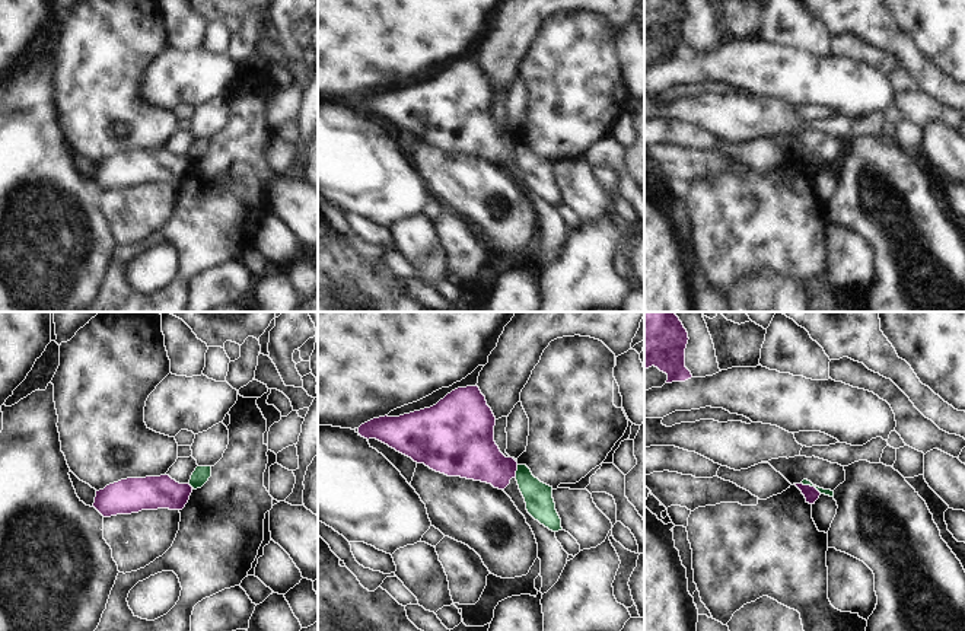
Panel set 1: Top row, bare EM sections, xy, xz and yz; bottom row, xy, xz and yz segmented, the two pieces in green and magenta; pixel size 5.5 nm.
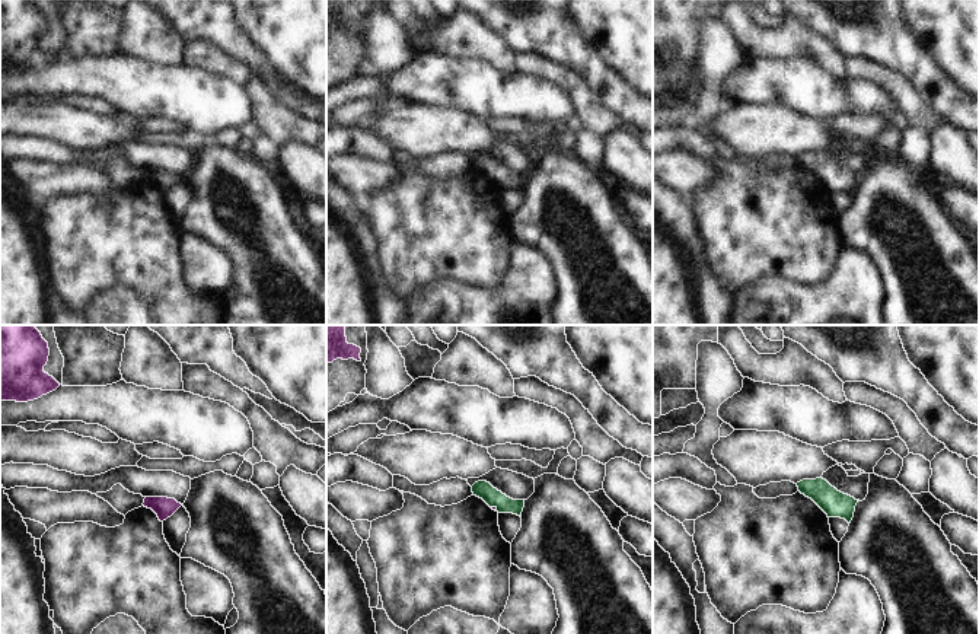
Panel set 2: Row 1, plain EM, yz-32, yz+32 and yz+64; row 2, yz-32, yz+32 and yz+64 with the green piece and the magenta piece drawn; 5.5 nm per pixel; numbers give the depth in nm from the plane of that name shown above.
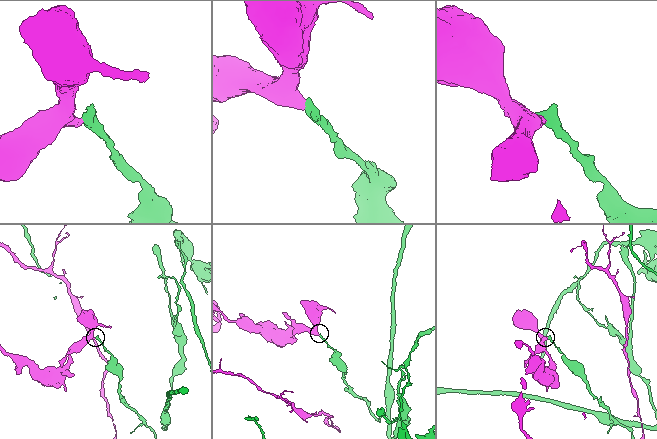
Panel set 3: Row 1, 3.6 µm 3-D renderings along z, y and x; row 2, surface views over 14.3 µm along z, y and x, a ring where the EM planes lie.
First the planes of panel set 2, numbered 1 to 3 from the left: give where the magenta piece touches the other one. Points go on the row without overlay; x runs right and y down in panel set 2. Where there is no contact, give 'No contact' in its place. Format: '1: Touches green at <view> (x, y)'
1: No contact
2: Touches green at yz+32 (494, 179)
3: No contact.

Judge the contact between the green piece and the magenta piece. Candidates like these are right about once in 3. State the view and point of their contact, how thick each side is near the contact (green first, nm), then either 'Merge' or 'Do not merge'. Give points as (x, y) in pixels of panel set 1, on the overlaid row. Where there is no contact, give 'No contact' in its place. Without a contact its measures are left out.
Touches green at yz (811, 486). Thickness 40 nm (green) against 80 nm. Do not merge.

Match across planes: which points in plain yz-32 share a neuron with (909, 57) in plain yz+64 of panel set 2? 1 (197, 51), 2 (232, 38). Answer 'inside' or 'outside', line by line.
1: outside
2: inside

